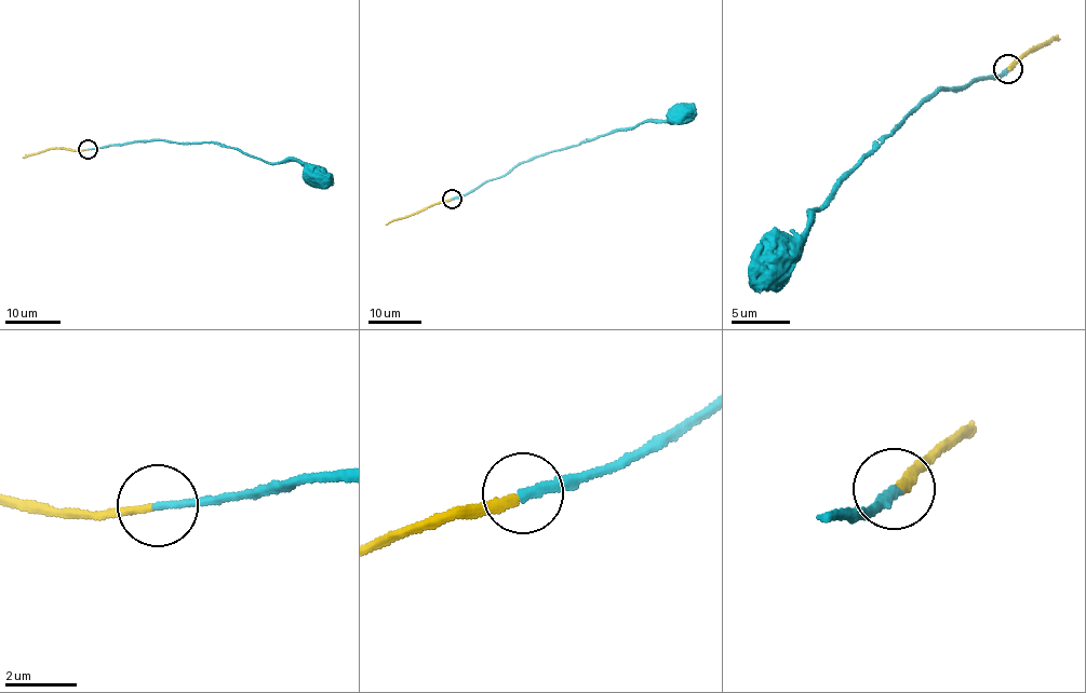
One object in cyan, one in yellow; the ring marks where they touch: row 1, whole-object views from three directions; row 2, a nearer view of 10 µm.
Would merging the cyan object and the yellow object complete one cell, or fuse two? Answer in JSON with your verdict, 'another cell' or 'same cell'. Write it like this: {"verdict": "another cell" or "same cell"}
{"verdict": "same cell"}

